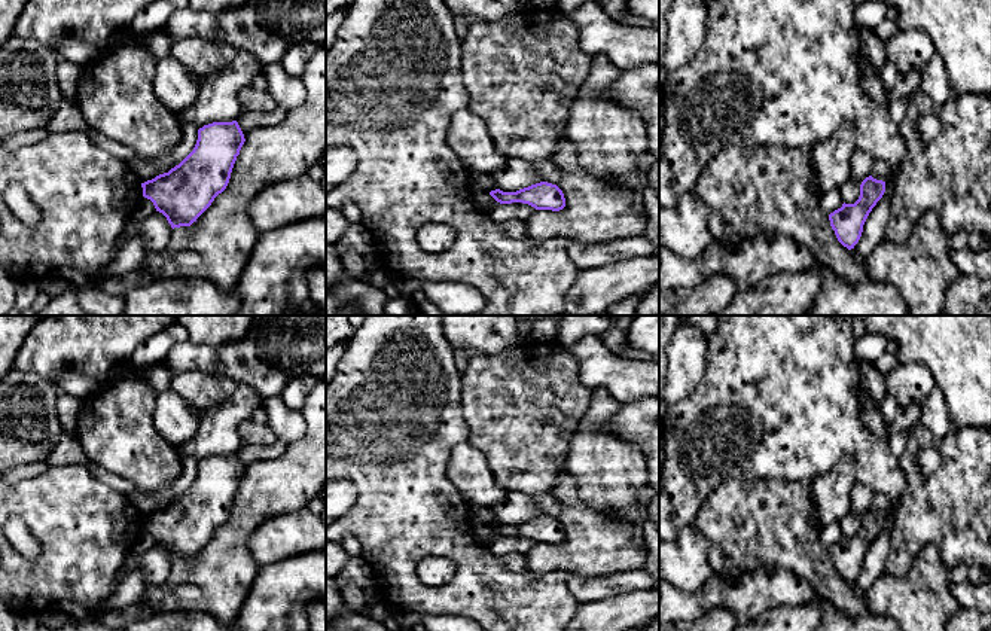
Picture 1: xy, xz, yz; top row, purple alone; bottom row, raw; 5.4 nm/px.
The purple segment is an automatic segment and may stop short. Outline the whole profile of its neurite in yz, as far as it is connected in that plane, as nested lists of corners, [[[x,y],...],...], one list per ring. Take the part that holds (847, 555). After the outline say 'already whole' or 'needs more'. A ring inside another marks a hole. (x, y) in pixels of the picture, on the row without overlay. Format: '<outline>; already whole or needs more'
[[[872,509],[866,510],[860,518],[860,530],[854,537],[842,537],[841,542],[829,548],[830,560],[838,574],[848,583],[859,576],[863,558],[885,525],[885,515]]]; already whole

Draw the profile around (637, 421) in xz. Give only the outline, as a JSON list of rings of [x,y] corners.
[[[659,397],[622,403],[607,429],[616,438],[638,445],[646,458],[647,481],[659,491]]]

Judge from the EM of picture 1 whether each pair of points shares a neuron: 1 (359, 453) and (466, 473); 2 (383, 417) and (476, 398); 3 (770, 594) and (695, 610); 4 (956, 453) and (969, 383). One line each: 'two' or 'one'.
1: two
2: two
3: one
4: two

